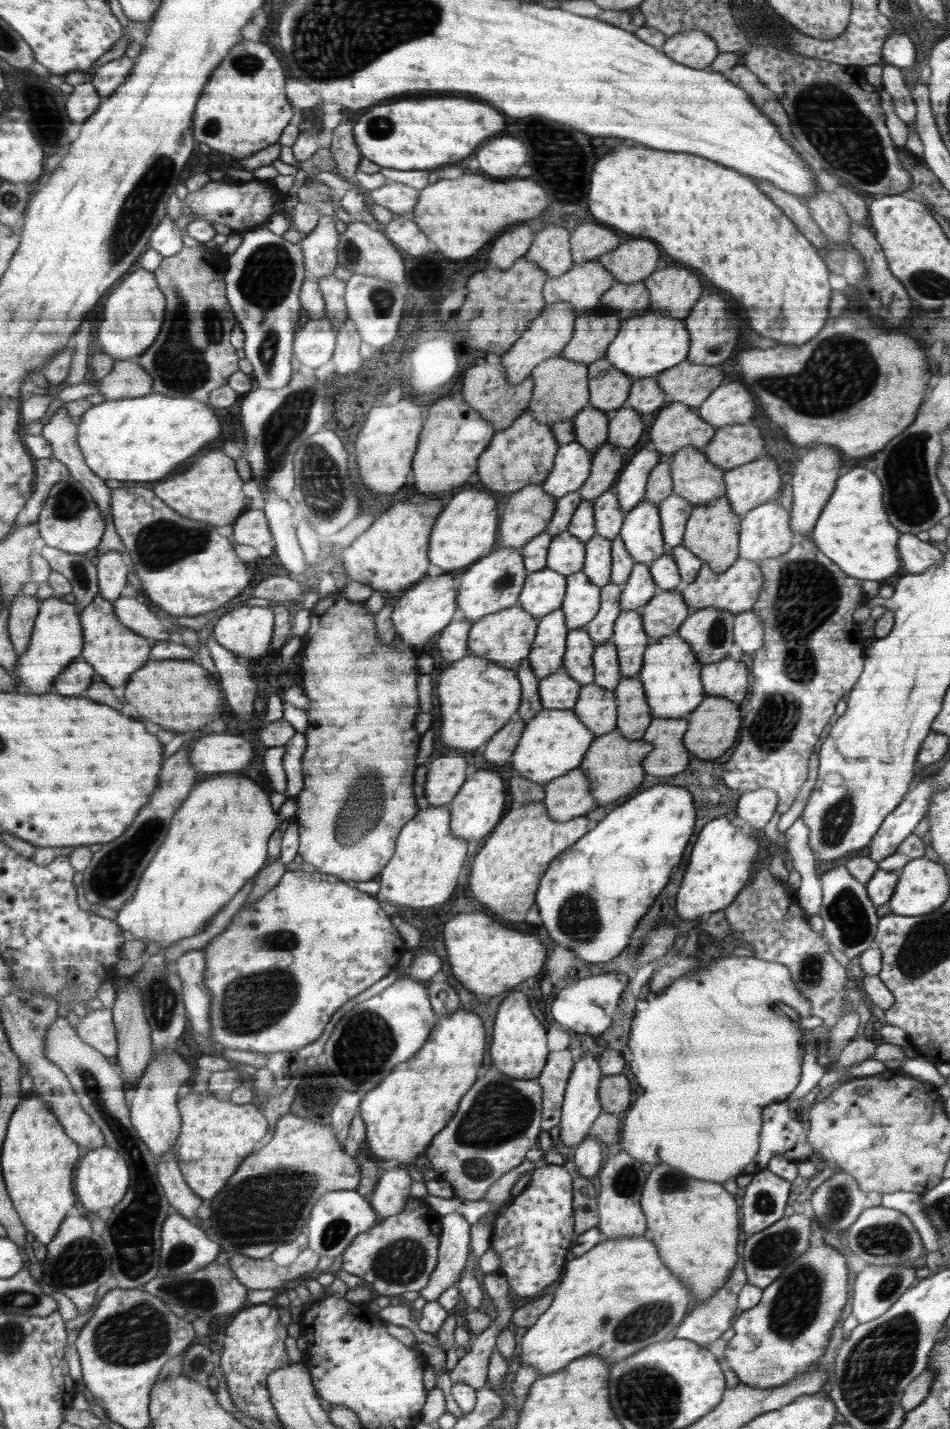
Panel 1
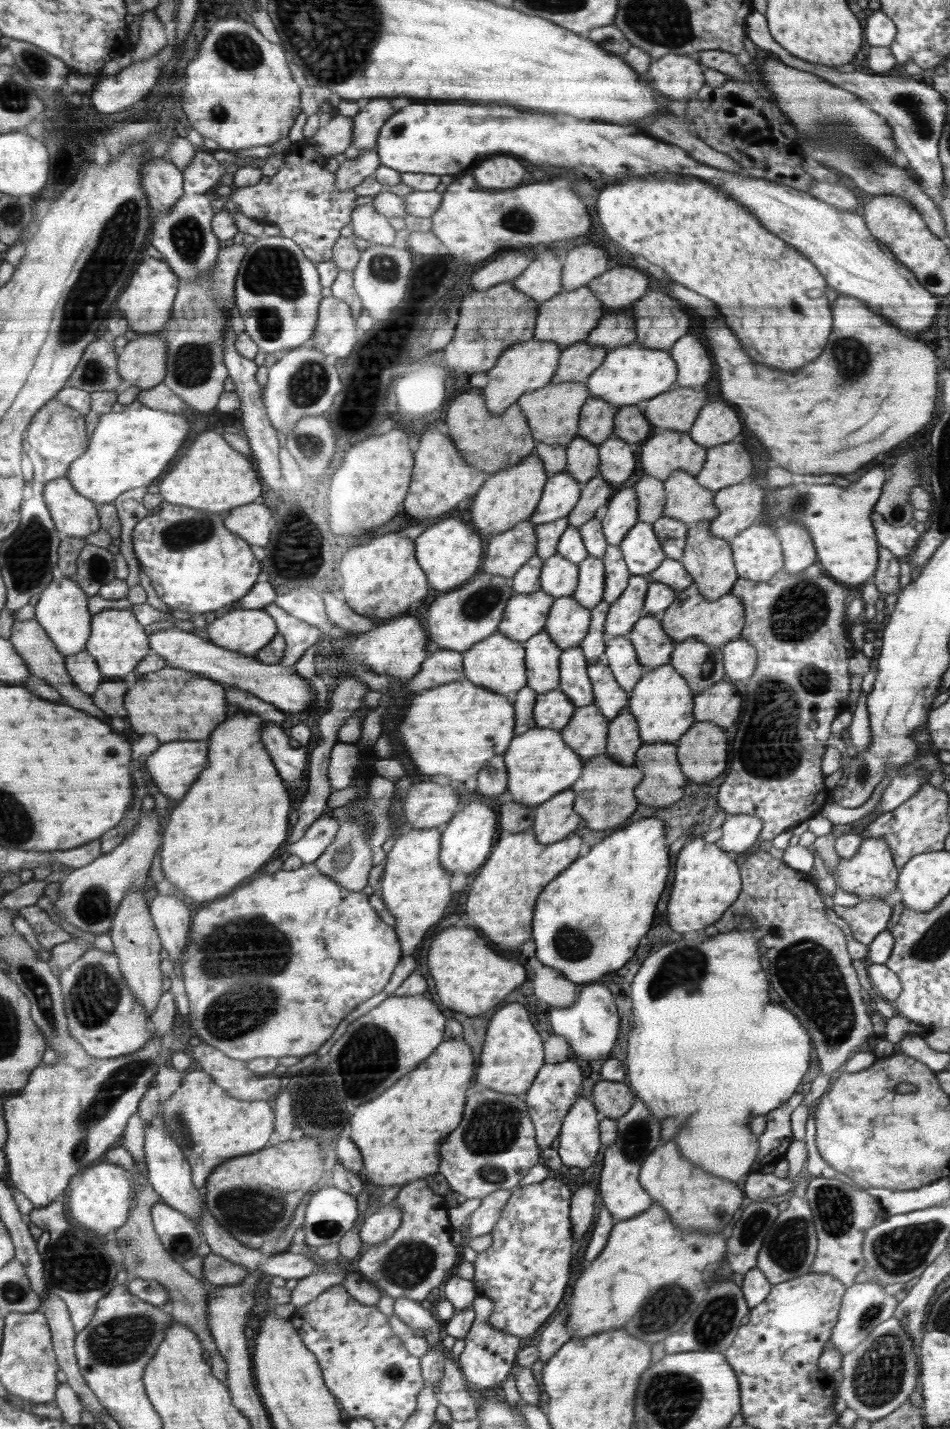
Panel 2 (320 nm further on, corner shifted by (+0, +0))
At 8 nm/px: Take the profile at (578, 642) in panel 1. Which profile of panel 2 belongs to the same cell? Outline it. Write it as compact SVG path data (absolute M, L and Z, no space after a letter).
M579 646L564 650L559 661L559 690L570 697L576 708L592 703L594 692L583 650Z

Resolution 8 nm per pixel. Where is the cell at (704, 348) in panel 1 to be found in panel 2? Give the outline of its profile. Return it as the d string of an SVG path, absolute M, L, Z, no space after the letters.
M688 333L669 350L678 365L675 386L702 386L712 376L712 360L704 342Z

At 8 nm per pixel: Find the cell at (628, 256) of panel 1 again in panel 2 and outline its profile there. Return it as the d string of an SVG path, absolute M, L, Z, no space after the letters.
M617 265L592 279L587 287L603 301L606 314L618 314L642 299L647 294L648 284L648 276L642 271L632 270L628 265Z

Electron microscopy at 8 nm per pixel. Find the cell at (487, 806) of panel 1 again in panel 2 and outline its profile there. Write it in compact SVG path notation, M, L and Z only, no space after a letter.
M473 800L471 803L464 807L462 812L456 814L451 822L443 826L443 846L440 851L440 864L443 868L447 868L448 872L464 872L464 874L472 874L476 868L482 867L484 862L487 862L486 856L493 850L494 832L496 832L496 814L494 810L488 806L487 803L482 801Z

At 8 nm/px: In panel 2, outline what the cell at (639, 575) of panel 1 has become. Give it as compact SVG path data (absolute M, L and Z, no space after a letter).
M630 575L624 592L609 604L604 625L607 639L630 634L635 623L643 616L640 609L644 606L649 583L645 575Z

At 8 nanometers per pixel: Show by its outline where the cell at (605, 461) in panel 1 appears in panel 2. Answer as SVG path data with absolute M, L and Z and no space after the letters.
M600 474L590 479L586 485L582 486L582 494L579 496L579 502L576 503L575 510L567 516L569 526L579 528L584 523L595 518L594 513L600 506L606 506L611 500L614 490L604 477Z

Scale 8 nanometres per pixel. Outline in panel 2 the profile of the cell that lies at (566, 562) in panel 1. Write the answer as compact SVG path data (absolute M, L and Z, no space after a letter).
M554 554L543 561L539 581L541 589L554 598L573 595L579 586L579 564Z

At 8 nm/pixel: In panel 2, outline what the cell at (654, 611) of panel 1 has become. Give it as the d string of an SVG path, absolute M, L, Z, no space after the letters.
M660 615L640 617L628 639L635 645L645 674L671 662L676 643L664 632Z

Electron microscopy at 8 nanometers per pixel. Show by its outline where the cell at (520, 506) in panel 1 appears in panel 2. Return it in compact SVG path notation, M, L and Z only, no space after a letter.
M530 519L524 520L511 530L494 536L488 544L488 556L481 570L514 578L520 568L535 556L538 544L535 526Z

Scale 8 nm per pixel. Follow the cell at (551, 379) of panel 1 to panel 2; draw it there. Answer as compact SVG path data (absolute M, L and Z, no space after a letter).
M551 382L539 390L532 390L520 397L517 404L524 412L531 436L536 442L548 445L568 445L579 435L579 418L583 405L590 398L590 389L581 382Z

